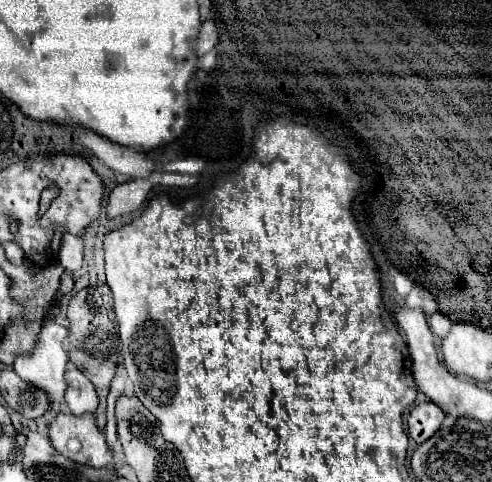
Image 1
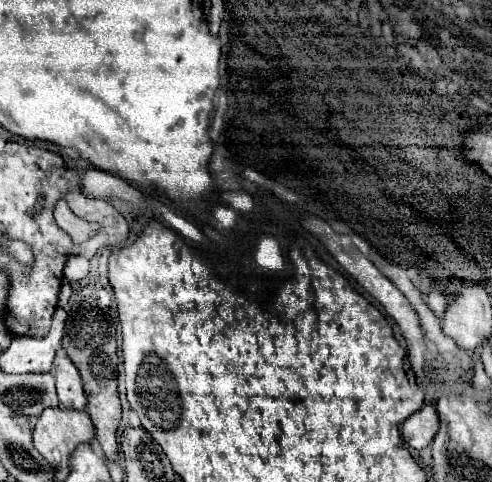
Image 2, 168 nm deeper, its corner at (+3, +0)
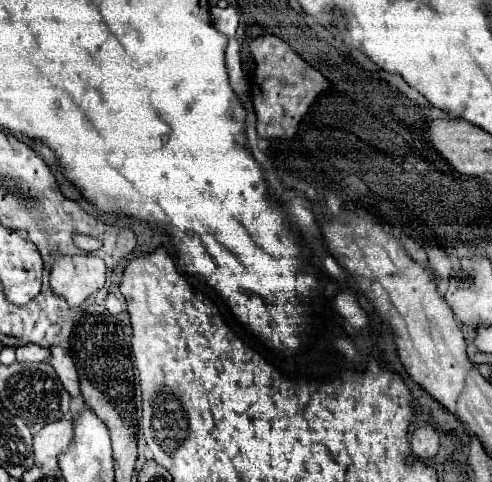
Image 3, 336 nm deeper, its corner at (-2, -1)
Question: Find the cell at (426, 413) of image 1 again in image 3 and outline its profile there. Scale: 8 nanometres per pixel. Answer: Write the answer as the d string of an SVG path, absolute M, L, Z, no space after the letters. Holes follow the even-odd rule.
M427 423L423 427L417 427L413 431L411 447L413 447L413 455L419 457L419 459L435 457L437 449L439 449L439 433L437 433L437 429L431 423Z

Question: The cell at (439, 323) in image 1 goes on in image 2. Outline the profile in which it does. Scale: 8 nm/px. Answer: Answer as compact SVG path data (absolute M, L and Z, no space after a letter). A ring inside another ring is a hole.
M436 280L432 282L430 294L428 294L428 306L430 306L430 310L432 310L436 316L440 316L440 318L442 318L444 308L446 308L446 298L444 298L444 292L442 292L442 288L438 286L438 282L436 282Z

